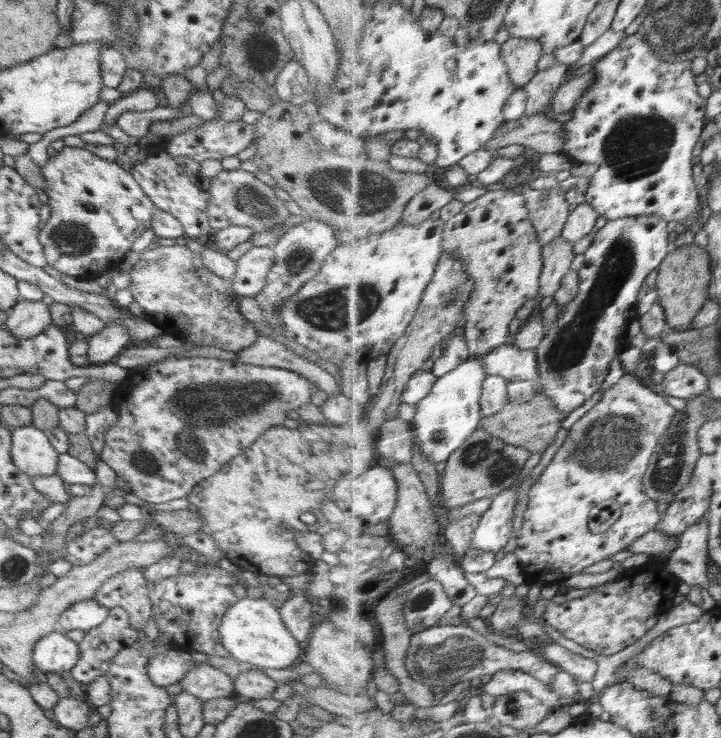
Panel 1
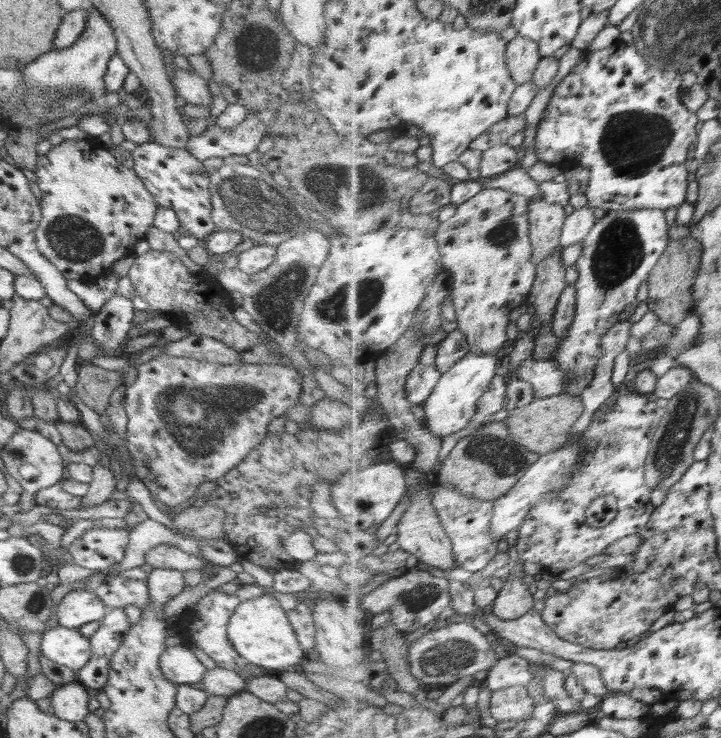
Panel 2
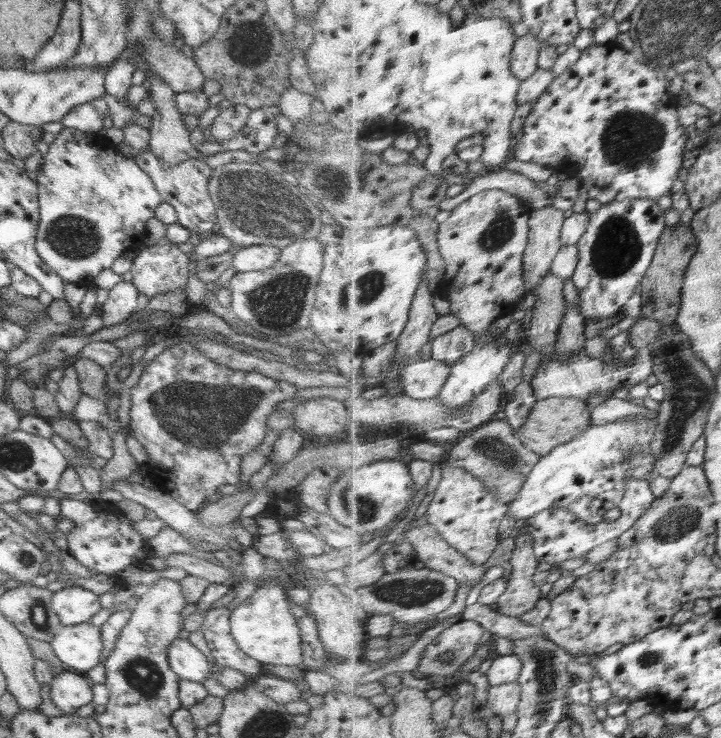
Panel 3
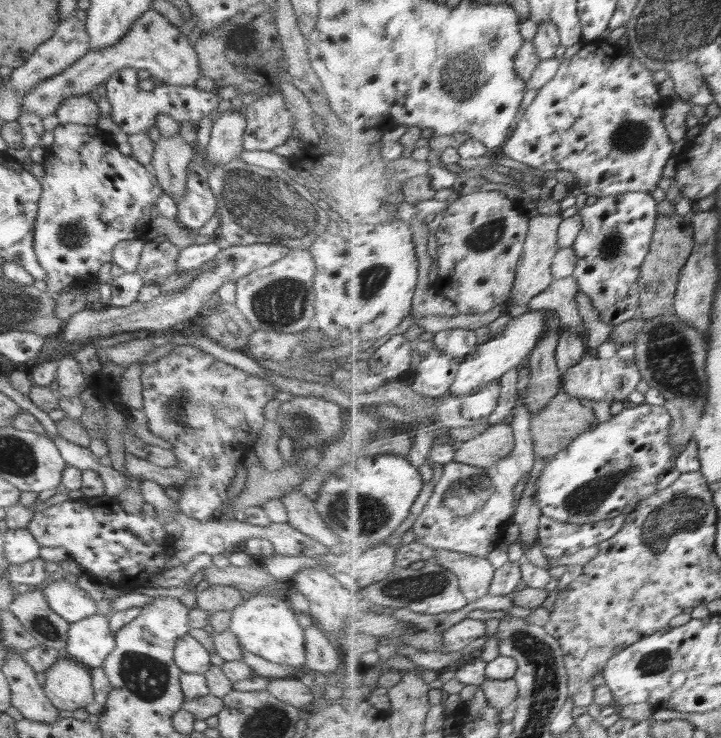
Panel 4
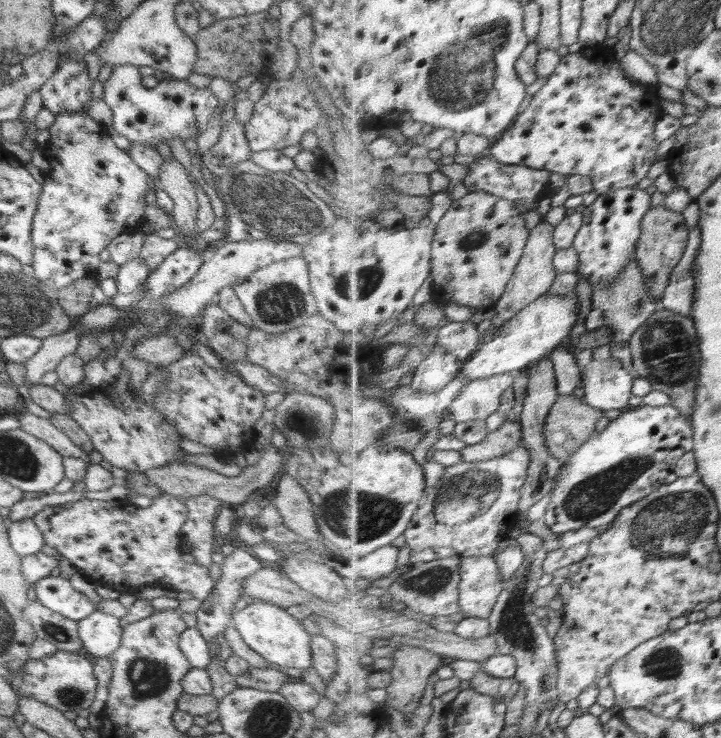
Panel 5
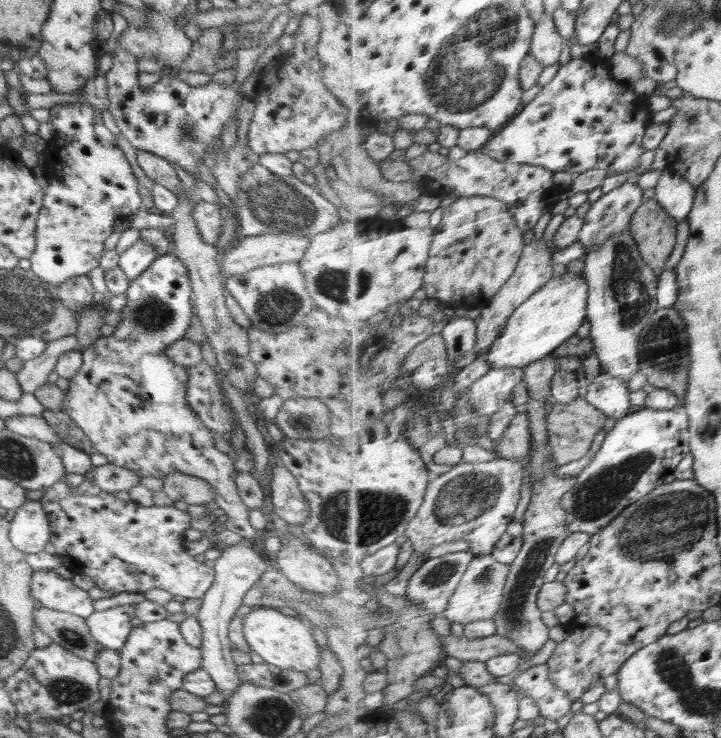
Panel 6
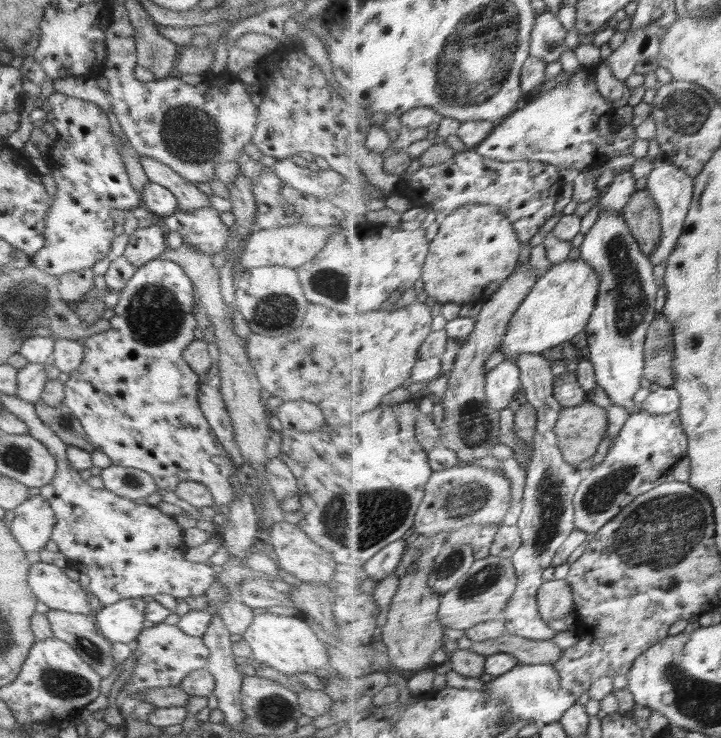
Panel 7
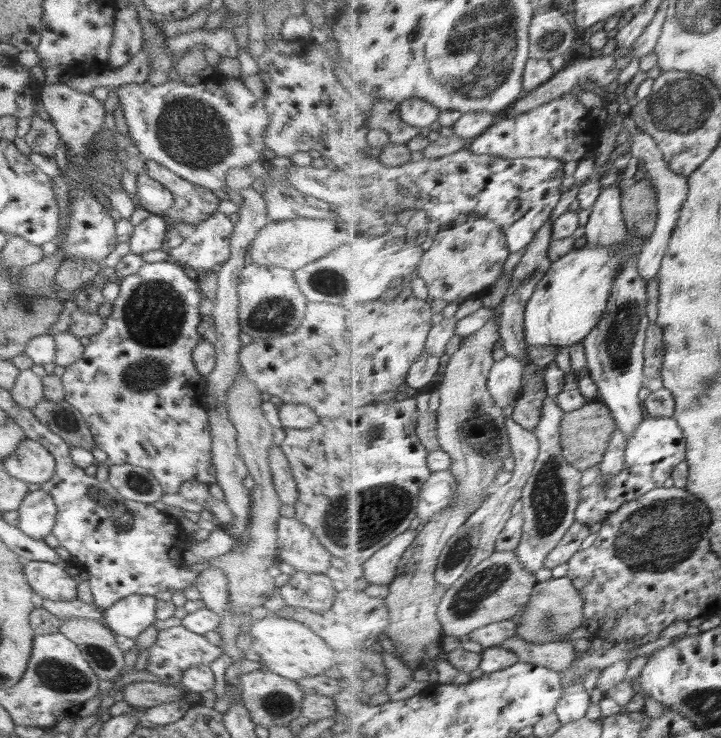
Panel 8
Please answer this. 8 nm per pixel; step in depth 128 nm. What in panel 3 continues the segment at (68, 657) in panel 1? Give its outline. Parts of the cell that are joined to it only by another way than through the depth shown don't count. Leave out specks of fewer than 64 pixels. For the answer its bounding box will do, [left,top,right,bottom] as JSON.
[49,622,104,675]

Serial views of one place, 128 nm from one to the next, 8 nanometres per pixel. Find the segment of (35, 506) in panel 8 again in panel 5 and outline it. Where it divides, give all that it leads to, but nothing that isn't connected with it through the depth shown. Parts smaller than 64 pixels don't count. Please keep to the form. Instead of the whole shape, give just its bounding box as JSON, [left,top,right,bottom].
[7,518,44,557]

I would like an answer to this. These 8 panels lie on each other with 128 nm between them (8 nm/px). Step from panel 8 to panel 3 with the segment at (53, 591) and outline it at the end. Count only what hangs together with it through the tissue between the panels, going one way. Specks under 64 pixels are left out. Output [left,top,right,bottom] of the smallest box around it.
[51,585,102,627]

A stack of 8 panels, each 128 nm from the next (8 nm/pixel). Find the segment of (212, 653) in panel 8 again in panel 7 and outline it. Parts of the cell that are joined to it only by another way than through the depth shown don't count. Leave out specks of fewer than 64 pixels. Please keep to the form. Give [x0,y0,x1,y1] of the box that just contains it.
[116,622,209,722]

